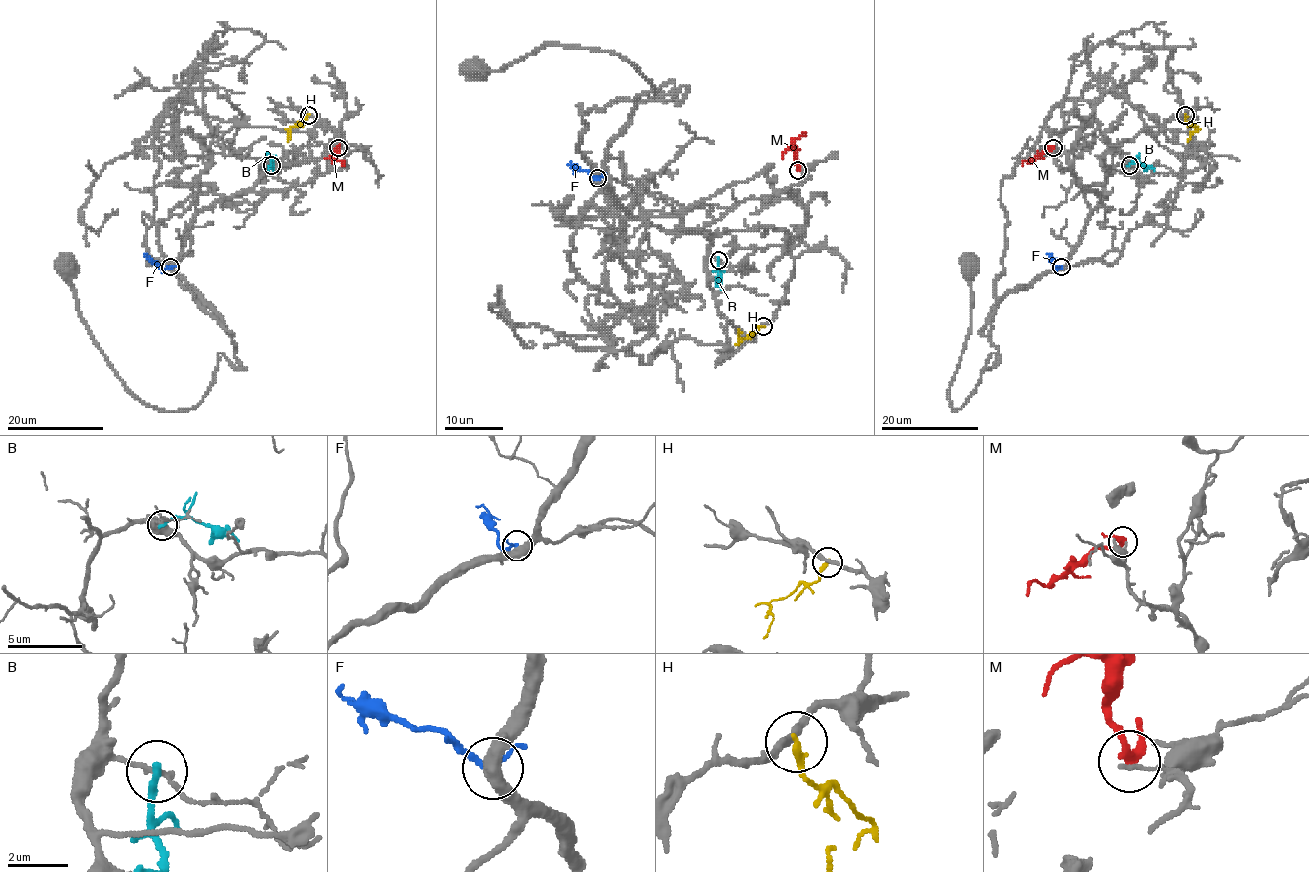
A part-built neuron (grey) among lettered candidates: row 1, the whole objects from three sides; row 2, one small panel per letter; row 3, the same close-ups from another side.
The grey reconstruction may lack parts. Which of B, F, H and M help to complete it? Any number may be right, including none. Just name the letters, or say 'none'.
none

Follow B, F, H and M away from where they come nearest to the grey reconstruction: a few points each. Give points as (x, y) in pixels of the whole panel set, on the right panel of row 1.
B: (1128, 165), (1139, 162), (1154, 170)
F: (1060, 268), (1055, 268), (1052, 256), (1048, 255)
H: (1185, 115), (1197, 128), (1188, 141)
M: (1053, 147), (1043, 150), (1022, 165)

